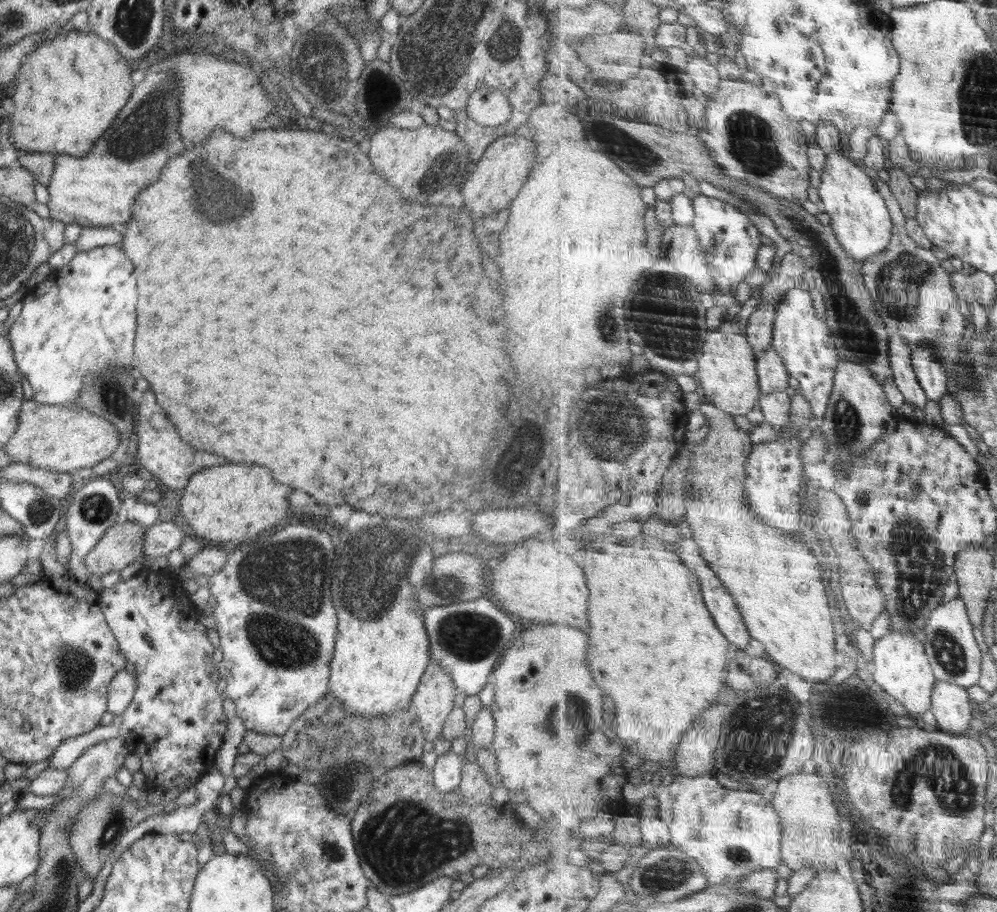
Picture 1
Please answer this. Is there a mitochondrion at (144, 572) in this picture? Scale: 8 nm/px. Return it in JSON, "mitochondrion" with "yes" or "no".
{"mitochondrion":"no"}

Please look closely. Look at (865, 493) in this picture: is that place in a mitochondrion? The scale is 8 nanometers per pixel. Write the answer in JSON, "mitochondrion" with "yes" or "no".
{"mitochondrion":"yes"}

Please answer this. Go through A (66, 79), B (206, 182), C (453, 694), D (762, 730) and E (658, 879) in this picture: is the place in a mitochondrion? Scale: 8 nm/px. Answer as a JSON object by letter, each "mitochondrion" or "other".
{"A":"other","B":"mitochondrion","C":"other","D":"mitochondrion","E":"mitochondrion"}

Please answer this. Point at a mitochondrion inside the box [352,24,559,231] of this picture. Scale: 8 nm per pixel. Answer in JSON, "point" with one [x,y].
{"point":[447,169]}

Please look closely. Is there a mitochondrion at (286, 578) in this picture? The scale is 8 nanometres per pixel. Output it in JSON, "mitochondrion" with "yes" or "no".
{"mitochondrion":"yes"}

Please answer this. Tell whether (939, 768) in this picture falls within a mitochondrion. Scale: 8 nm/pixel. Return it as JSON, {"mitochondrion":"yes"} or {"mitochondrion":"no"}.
{"mitochondrion":"yes"}

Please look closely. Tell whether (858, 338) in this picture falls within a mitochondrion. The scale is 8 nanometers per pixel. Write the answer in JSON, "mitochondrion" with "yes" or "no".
{"mitochondrion":"yes"}

